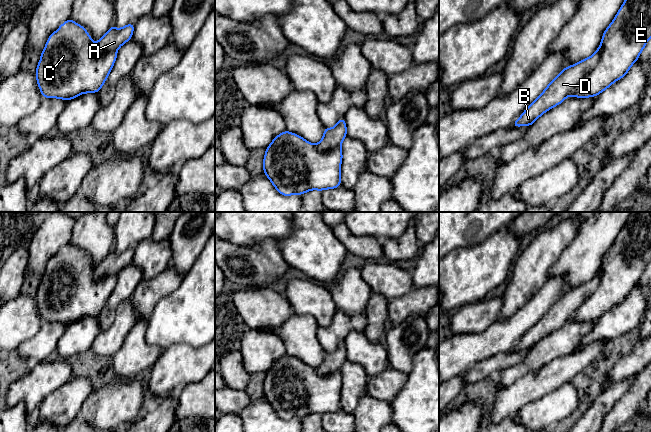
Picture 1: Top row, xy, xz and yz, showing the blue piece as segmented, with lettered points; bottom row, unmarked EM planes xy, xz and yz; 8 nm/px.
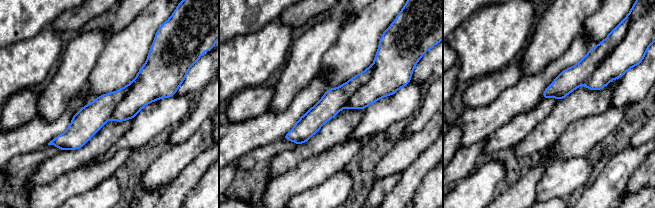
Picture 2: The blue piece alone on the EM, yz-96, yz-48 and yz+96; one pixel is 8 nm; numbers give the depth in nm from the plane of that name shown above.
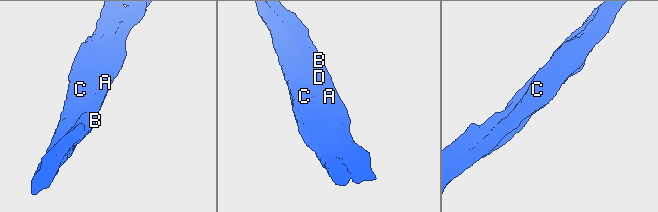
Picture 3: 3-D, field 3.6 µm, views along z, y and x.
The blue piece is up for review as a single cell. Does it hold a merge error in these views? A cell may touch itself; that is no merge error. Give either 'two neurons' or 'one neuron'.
one neuron

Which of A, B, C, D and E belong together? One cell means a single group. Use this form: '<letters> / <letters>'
A B C D E

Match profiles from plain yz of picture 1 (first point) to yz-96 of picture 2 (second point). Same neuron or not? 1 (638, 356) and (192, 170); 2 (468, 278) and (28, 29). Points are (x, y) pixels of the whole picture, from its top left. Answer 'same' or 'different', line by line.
1: different
2: different

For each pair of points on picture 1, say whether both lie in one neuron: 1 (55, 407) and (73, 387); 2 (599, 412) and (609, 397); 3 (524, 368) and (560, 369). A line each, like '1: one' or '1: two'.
1: one
2: one
3: two

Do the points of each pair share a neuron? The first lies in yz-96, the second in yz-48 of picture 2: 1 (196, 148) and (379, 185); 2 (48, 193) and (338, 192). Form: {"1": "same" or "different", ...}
{"1": "different", "2": "different"}

